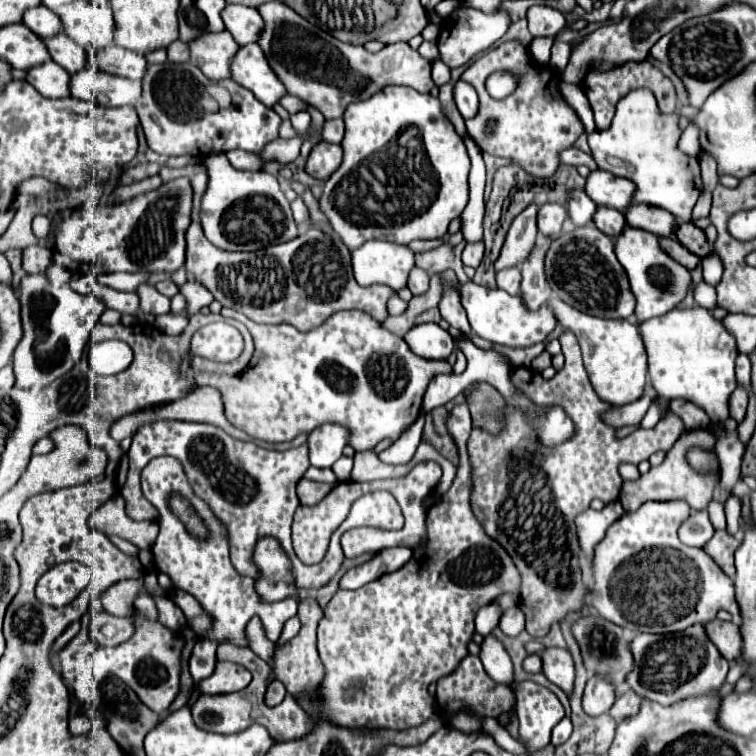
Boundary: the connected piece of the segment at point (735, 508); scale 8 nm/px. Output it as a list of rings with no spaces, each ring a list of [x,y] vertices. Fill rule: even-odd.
[[[731,496],[724,504],[724,511],[726,515],[727,527],[729,534],[735,535],[741,524],[741,500],[736,496]]]

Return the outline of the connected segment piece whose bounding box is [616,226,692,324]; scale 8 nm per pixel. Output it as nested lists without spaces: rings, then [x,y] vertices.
[[[626,226],[626,230],[616,238],[616,256],[626,270],[632,286],[632,294],[636,296],[638,324],[652,316],[662,316],[670,312],[684,300],[684,296],[690,290],[690,284],[692,284],[690,270],[680,262],[676,262],[674,258],[670,258],[662,250],[660,238],[646,230],[634,230]]]

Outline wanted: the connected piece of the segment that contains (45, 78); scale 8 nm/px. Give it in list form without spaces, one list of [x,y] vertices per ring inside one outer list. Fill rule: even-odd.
[[[46,62],[32,68],[26,80],[46,98],[70,96],[70,74],[66,74],[66,70],[62,70],[56,62]]]

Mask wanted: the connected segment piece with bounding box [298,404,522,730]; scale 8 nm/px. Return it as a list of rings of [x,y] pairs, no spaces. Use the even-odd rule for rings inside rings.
[[[458,404],[454,406],[454,414],[450,414],[450,420],[448,420],[448,430],[450,434],[456,438],[458,442],[458,474],[454,478],[454,484],[450,486],[450,490],[442,496],[442,502],[438,506],[432,506],[428,510],[428,518],[426,518],[426,526],[428,526],[428,540],[426,544],[418,550],[414,550],[410,562],[406,566],[402,566],[398,572],[392,572],[392,574],[386,574],[358,590],[338,590],[334,594],[334,598],[326,604],[324,608],[324,616],[322,620],[318,622],[318,654],[320,654],[320,660],[324,664],[324,680],[320,682],[320,686],[314,690],[314,692],[302,692],[298,696],[298,702],[300,706],[306,710],[306,712],[312,712],[314,716],[318,718],[326,718],[330,722],[334,722],[336,726],[342,726],[342,728],[388,728],[388,730],[408,730],[408,728],[416,728],[420,724],[424,724],[426,720],[430,720],[434,714],[436,714],[436,702],[434,698],[428,694],[428,686],[430,682],[436,682],[438,678],[450,674],[450,670],[454,670],[458,666],[458,662],[468,654],[466,650],[466,644],[470,642],[472,634],[474,634],[474,616],[478,612],[478,608],[494,602],[498,596],[502,594],[520,594],[520,574],[518,574],[518,568],[514,566],[510,554],[506,554],[506,548],[498,542],[494,542],[494,538],[490,538],[484,530],[482,530],[482,524],[478,522],[478,518],[474,518],[474,512],[470,510],[470,494],[472,494],[472,466],[470,465],[469,455],[467,451],[468,436],[472,432],[472,418],[470,418],[470,412],[468,412],[468,404]]]

